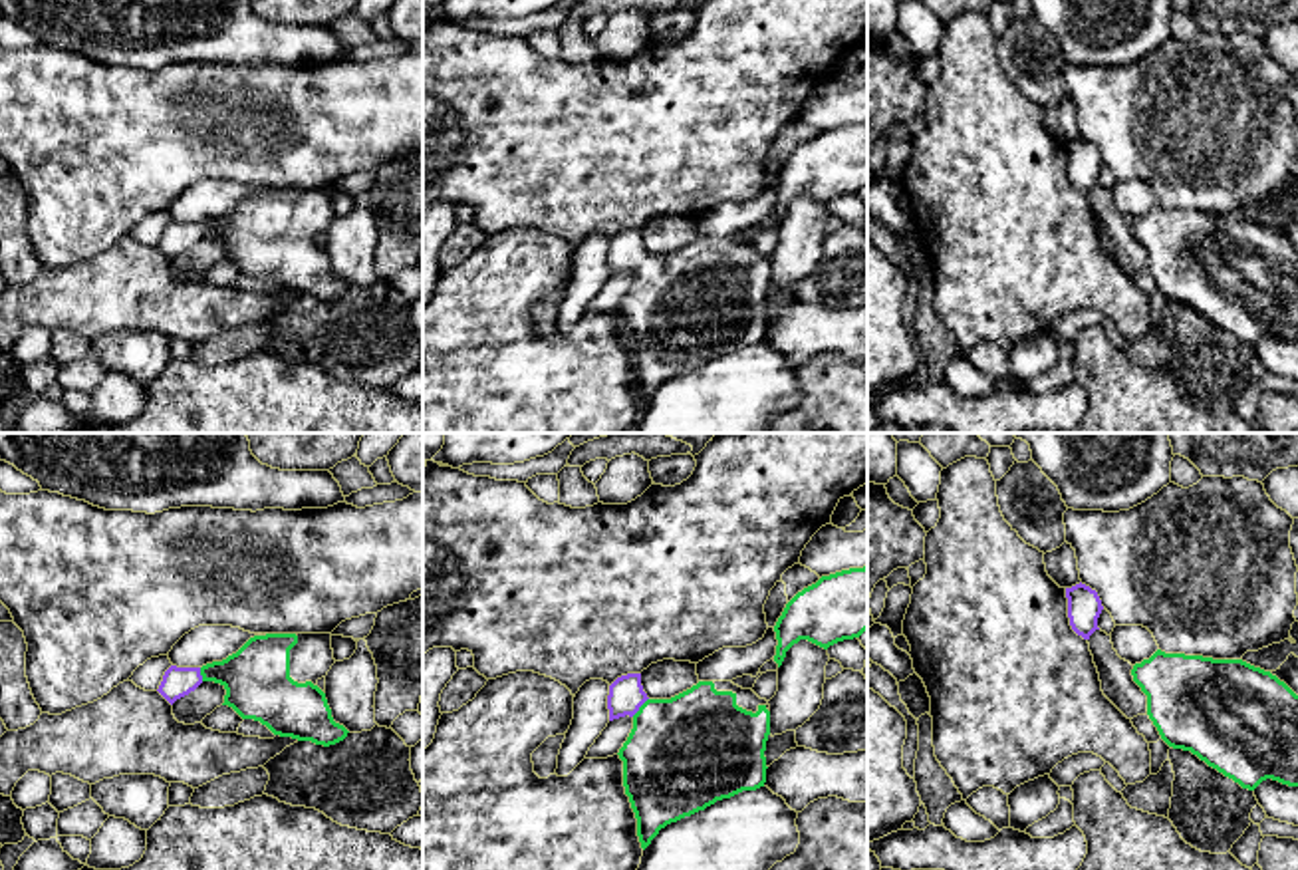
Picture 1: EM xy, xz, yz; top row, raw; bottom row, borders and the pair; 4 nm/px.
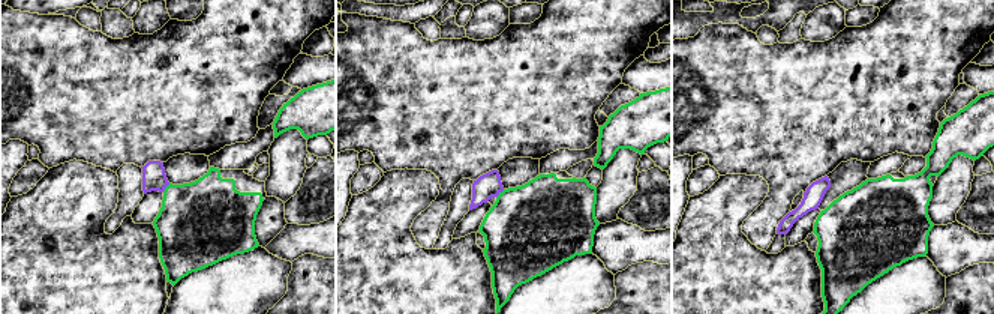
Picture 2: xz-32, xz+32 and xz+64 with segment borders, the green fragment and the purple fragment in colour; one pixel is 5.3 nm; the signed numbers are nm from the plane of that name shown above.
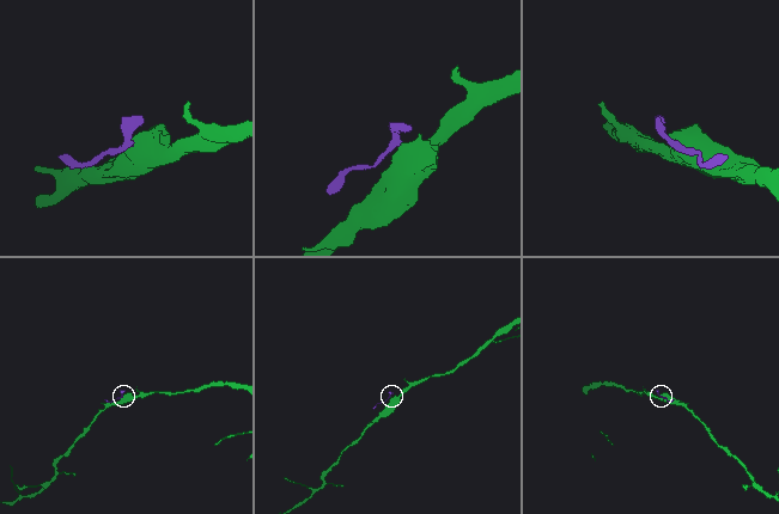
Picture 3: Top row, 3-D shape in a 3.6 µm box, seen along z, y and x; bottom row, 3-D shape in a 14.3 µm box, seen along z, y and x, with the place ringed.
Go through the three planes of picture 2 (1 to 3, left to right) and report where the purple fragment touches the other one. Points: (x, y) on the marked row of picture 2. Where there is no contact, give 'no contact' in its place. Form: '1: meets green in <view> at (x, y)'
1: meets green in xz-32 at (165, 188)
2: meets green in xz+32 at (499, 194)
3: no contact

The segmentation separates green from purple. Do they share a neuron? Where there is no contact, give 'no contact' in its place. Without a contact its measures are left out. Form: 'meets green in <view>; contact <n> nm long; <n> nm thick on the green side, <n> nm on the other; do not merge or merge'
meets green in xz; contact 100 nm long; 460 nm thick on the green side, 140 nm on the other; merge

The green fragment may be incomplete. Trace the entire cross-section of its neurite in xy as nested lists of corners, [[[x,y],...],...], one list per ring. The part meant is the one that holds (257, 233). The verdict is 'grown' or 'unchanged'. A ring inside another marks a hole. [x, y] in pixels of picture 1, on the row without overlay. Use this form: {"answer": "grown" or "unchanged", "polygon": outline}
{"answer": "grown", "polygon": [[[266,189],[222,217],[171,220],[157,246],[173,260],[202,236],[214,236],[226,244],[222,260],[242,274],[260,276],[280,292],[329,302],[349,288],[333,276],[316,240],[333,218],[331,189]]]}

